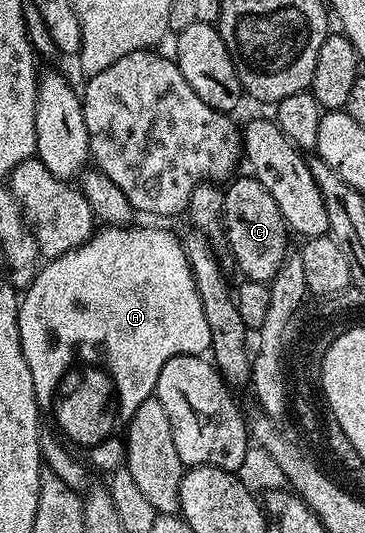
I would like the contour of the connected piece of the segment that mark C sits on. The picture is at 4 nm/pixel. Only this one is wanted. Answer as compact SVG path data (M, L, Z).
M234 178L224 188L225 192L225 238L229 241L232 262L237 262L246 280L268 284L279 273L290 254L291 232L285 225L285 218L279 213L279 205L271 198L271 193L263 189L257 179Z

